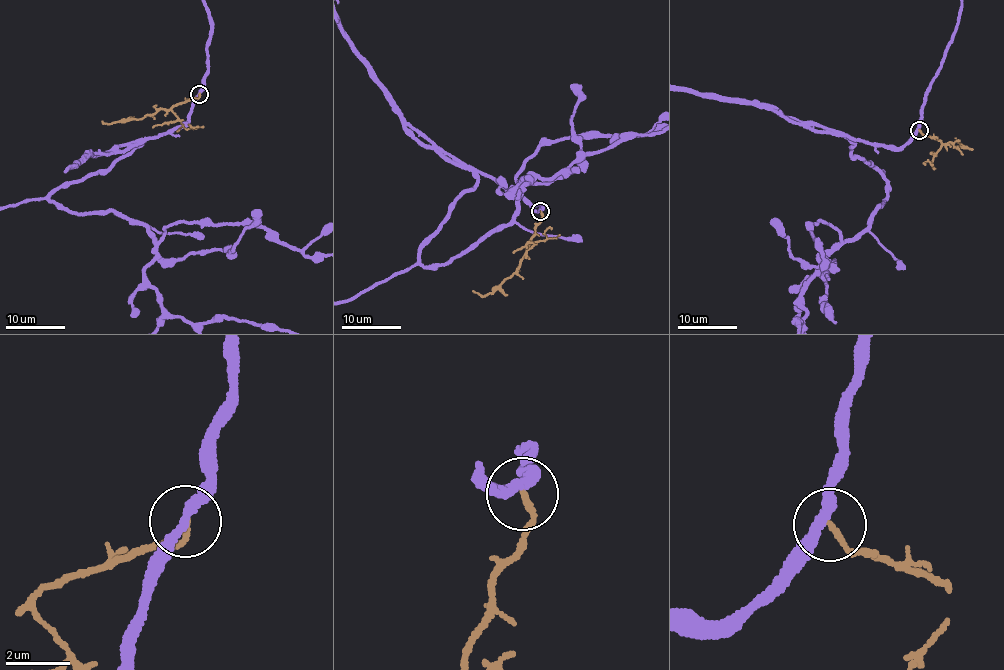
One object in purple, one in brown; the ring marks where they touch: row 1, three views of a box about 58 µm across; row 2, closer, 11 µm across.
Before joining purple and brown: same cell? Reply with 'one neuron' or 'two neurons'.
one neuron

